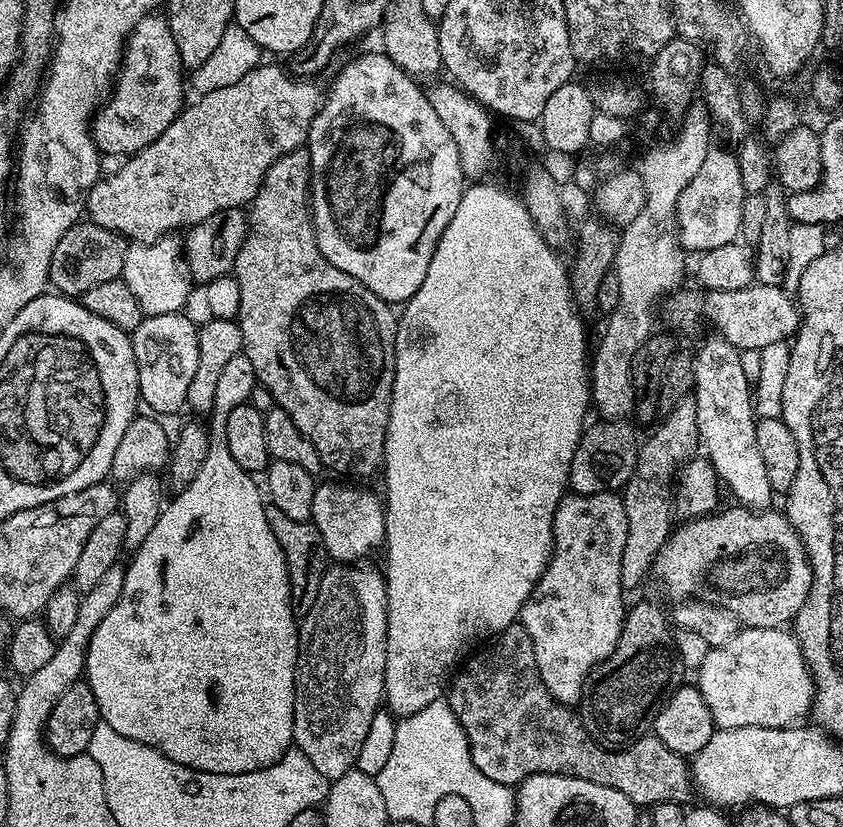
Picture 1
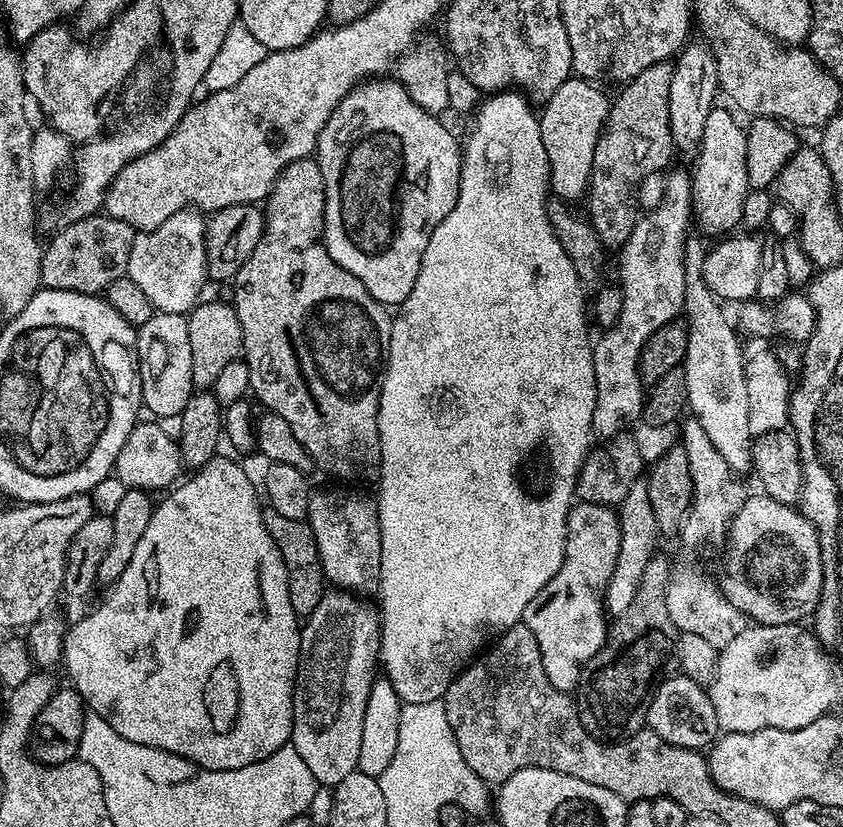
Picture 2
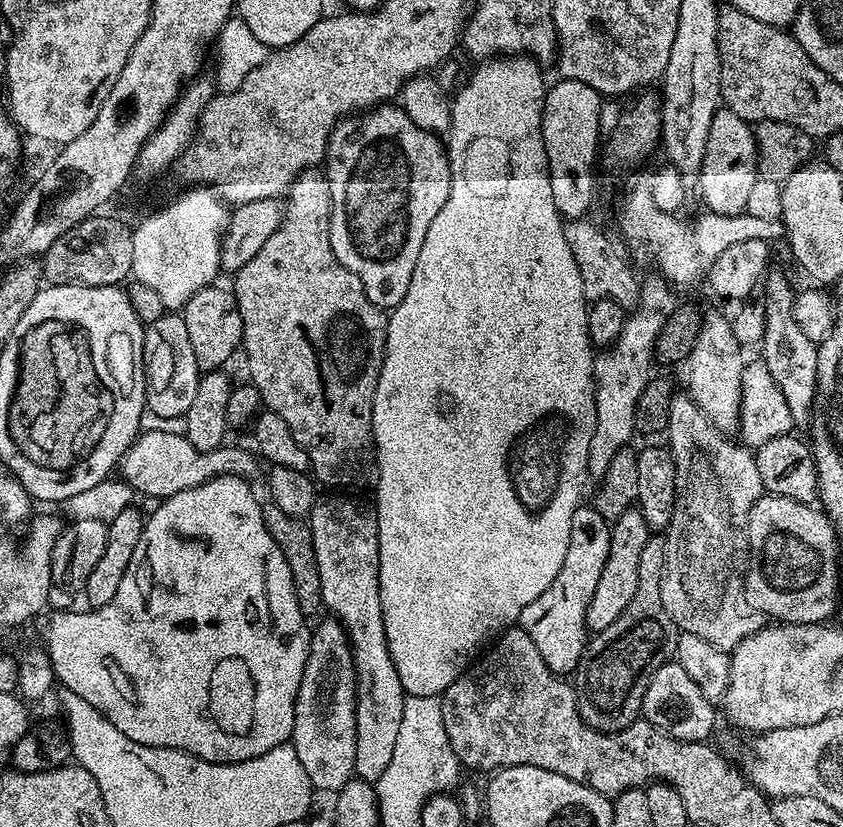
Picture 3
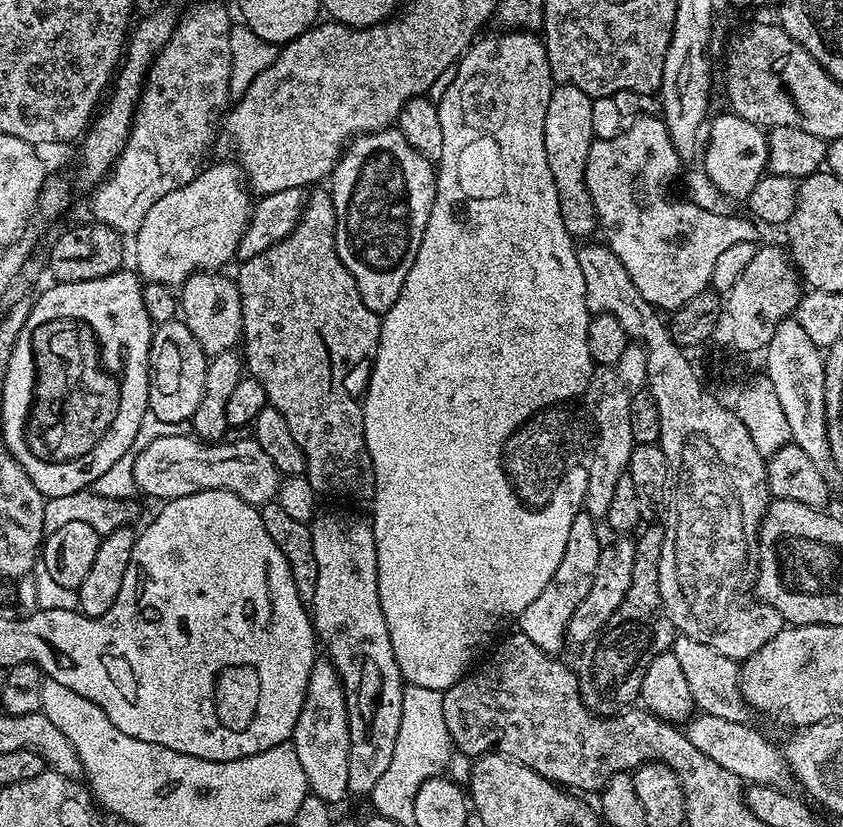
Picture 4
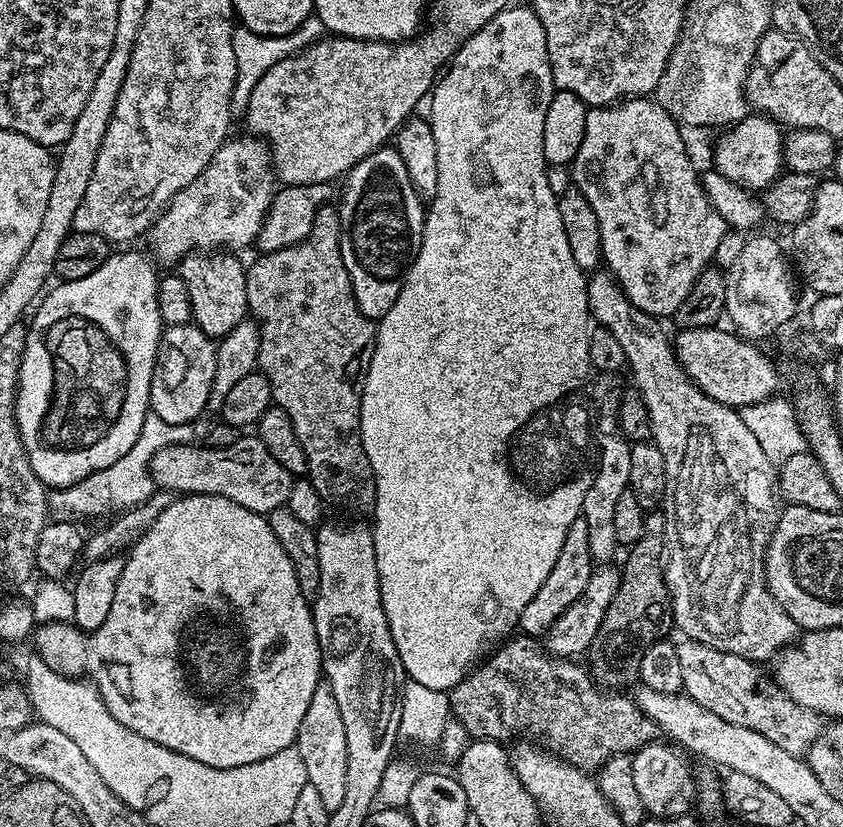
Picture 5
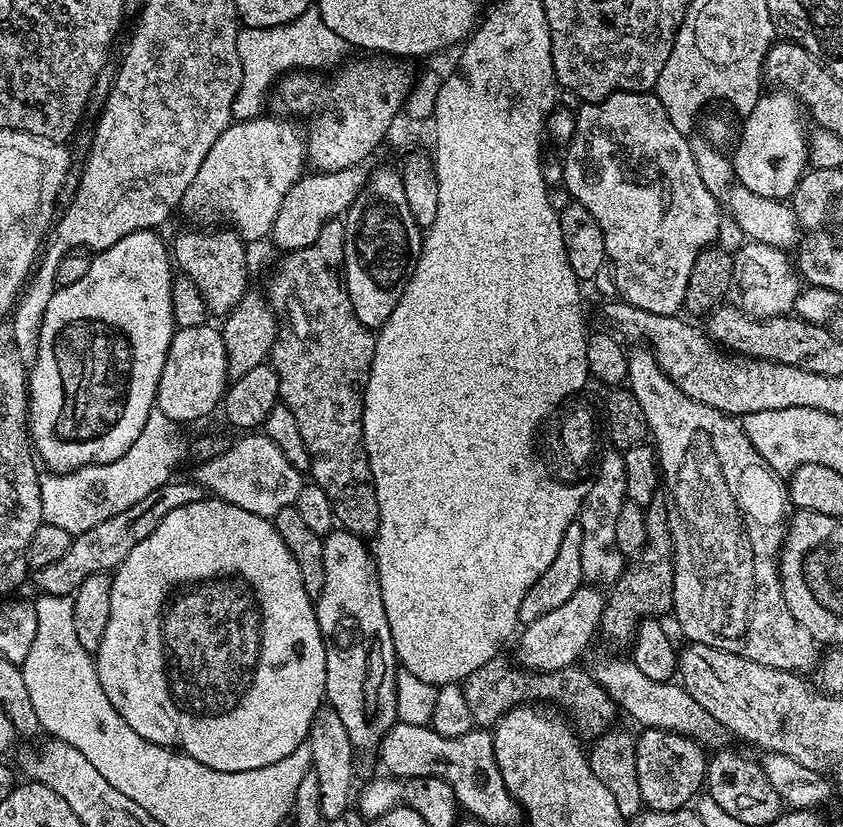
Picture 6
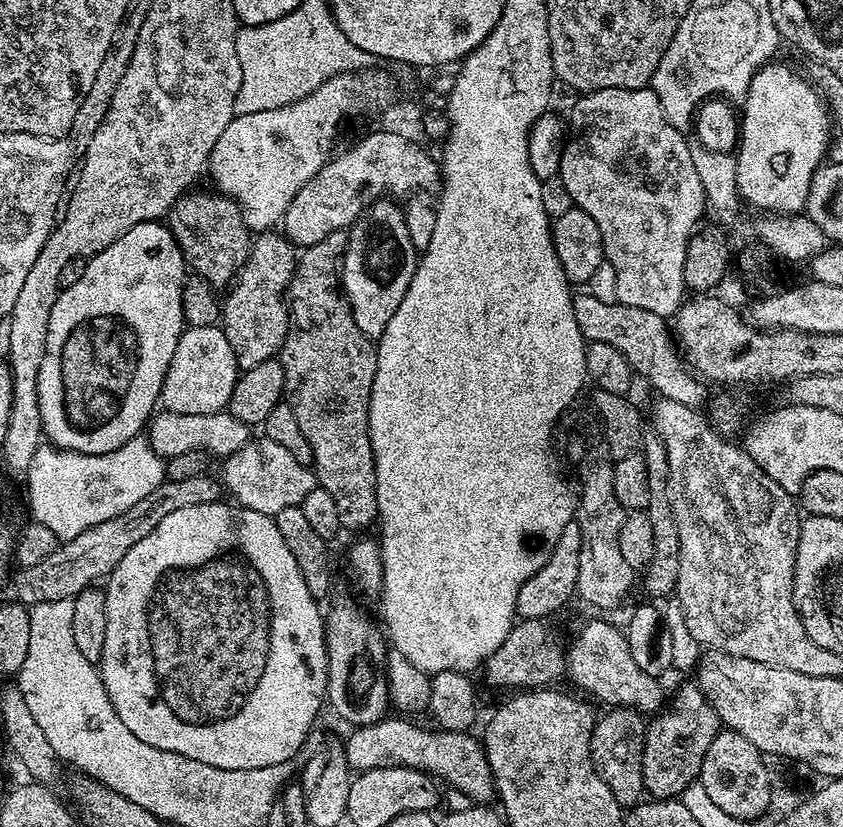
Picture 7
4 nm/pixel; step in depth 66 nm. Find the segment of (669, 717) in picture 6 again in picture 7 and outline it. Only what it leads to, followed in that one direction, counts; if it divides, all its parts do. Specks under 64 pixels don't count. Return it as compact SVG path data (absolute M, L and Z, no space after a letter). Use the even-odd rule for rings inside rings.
M592 620L580 628L580 633L566 648L566 672L589 697L597 696L604 706L633 708L641 714L656 714L665 707L666 692L655 676L638 670L634 658L630 658L628 637L604 620Z

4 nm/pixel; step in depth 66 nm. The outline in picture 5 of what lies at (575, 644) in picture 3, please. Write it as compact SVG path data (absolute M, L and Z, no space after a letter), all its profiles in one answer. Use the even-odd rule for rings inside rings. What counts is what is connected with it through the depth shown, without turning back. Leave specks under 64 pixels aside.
M581 518L570 522L570 530L566 530L566 542L562 542L562 554L558 554L558 562L554 562L554 570L550 570L546 582L538 589L538 594L530 598L526 610L522 610L518 625L521 633L533 638L543 637L554 626L554 622L586 590L586 582L590 582L594 571L594 561L590 554L590 530L586 530L586 522Z

